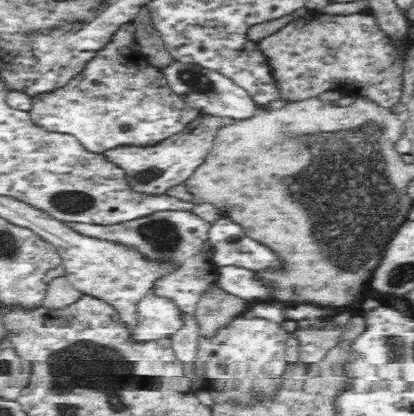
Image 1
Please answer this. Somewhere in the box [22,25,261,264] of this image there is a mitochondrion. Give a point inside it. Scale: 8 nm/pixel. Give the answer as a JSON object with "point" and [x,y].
{"point":[163,236]}

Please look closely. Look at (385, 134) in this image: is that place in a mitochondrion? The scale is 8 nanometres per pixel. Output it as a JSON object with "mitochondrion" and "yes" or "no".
{"mitochondrion":"yes"}

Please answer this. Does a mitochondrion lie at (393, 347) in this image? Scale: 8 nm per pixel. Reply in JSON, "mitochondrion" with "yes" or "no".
{"mitochondrion":"yes"}

